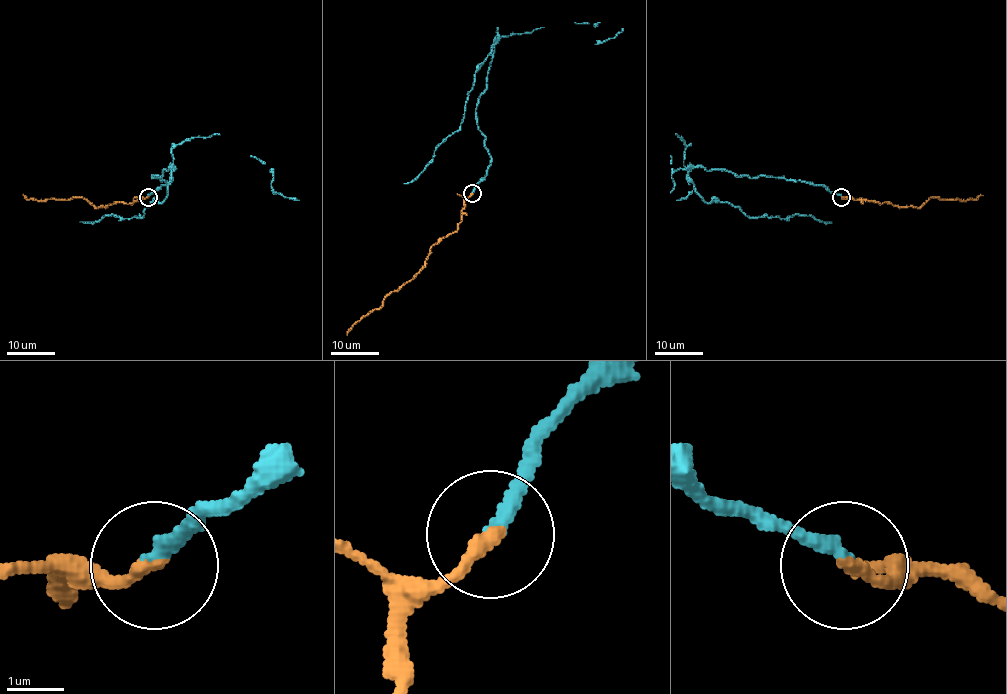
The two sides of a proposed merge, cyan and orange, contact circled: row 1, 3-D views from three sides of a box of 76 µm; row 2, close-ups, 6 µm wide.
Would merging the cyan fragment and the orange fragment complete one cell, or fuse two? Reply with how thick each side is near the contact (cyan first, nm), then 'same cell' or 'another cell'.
calibres 260 and 240 nm; another cell

